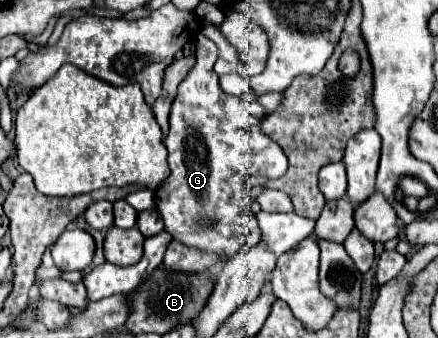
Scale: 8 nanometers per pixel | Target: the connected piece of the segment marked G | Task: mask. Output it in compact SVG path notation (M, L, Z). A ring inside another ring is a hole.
M198 34L196 64L180 82L178 94L172 102L170 130L168 130L168 136L164 138L164 144L168 148L168 166L172 174L164 182L164 186L160 186L156 192L156 208L162 214L166 230L176 240L188 246L198 246L200 250L206 250L206 252L216 252L222 256L222 260L226 260L248 244L248 232L250 232L250 246L260 242L260 228L256 222L256 214L248 206L244 180L250 174L264 174L268 180L280 178L286 172L288 160L282 148L262 132L260 118L254 118L246 110L244 100L238 96L230 96L220 88L218 74L212 70L216 60L218 60L216 44L208 40L204 34ZM202 216L214 218L216 222L210 226L198 226Z

